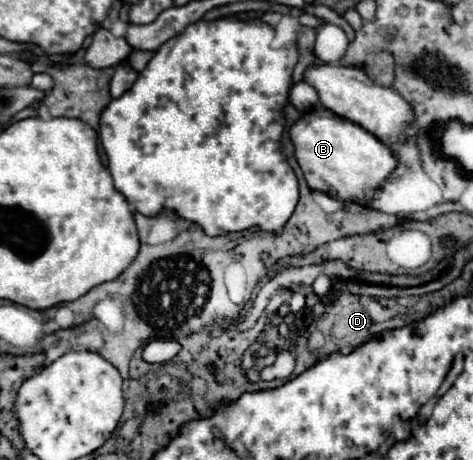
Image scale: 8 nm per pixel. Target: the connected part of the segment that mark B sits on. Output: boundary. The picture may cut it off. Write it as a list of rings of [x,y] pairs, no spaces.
[[[327,110],[307,112],[289,130],[289,136],[295,144],[295,156],[309,188],[325,192],[343,204],[367,206],[367,202],[371,202],[375,192],[397,168],[397,158],[389,146],[379,142],[365,128],[359,128],[359,124],[351,124]]]

